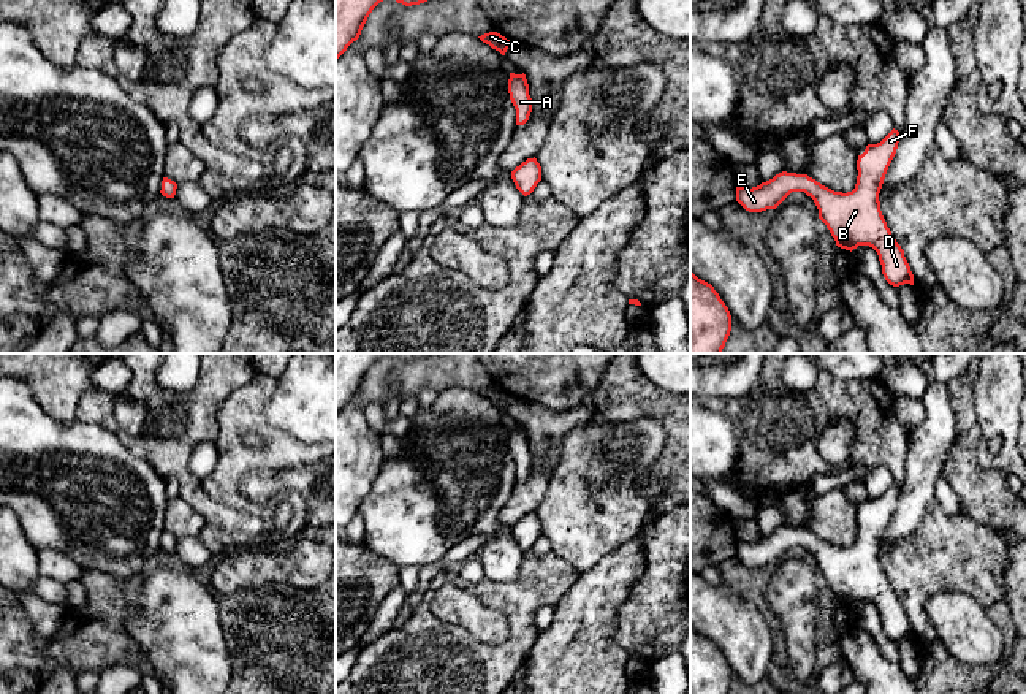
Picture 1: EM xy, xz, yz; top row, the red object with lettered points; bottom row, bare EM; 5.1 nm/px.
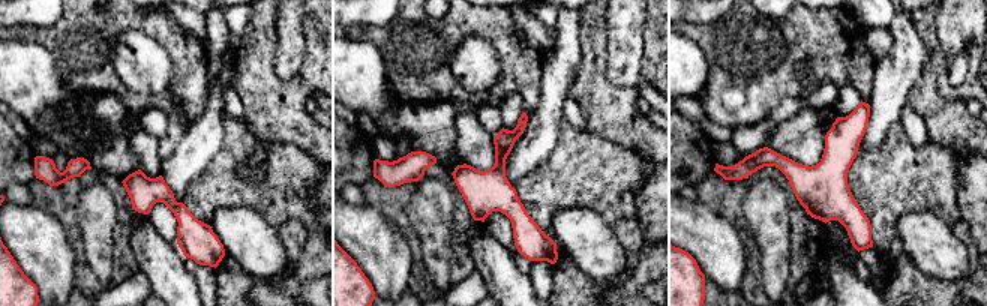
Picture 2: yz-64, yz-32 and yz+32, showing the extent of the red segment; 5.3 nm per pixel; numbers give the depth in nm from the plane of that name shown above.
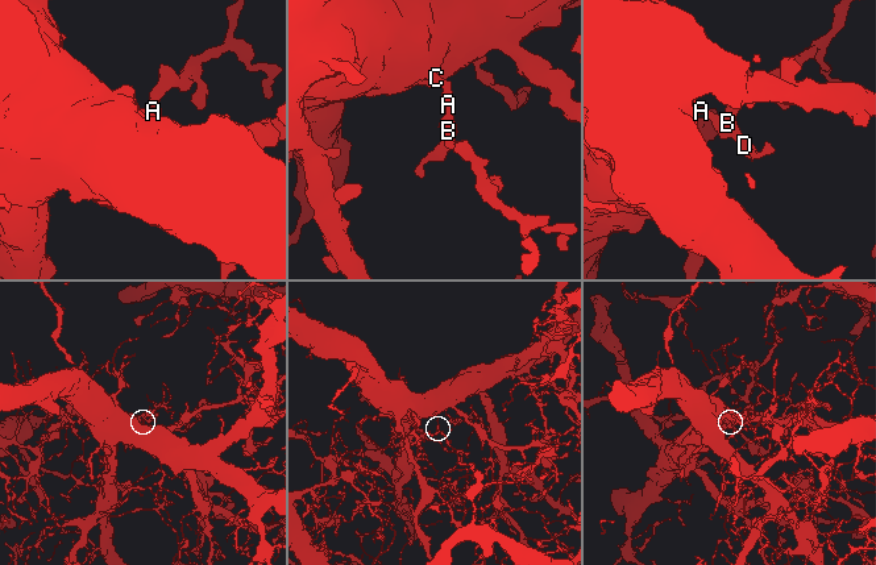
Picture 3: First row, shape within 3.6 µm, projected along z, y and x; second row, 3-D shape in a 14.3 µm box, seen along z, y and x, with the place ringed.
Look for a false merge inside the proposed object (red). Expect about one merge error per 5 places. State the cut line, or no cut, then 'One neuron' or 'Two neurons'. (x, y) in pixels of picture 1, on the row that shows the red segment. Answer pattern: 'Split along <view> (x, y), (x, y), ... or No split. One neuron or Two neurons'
No split. One neuron

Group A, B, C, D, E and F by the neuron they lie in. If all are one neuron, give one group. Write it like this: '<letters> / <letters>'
A B C D E F

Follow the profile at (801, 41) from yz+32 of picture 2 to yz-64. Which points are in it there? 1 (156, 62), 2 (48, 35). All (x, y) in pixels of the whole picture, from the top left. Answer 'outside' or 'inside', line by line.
1: outside
2: inside

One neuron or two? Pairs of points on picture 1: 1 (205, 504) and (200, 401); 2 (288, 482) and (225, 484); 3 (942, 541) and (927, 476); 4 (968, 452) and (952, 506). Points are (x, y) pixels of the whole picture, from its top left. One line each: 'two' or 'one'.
1: one
2: two
3: two
4: two

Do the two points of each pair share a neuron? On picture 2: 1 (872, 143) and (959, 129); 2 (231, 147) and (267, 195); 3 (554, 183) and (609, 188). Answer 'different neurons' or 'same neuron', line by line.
1: different neurons
2: same neuron
3: same neuron

